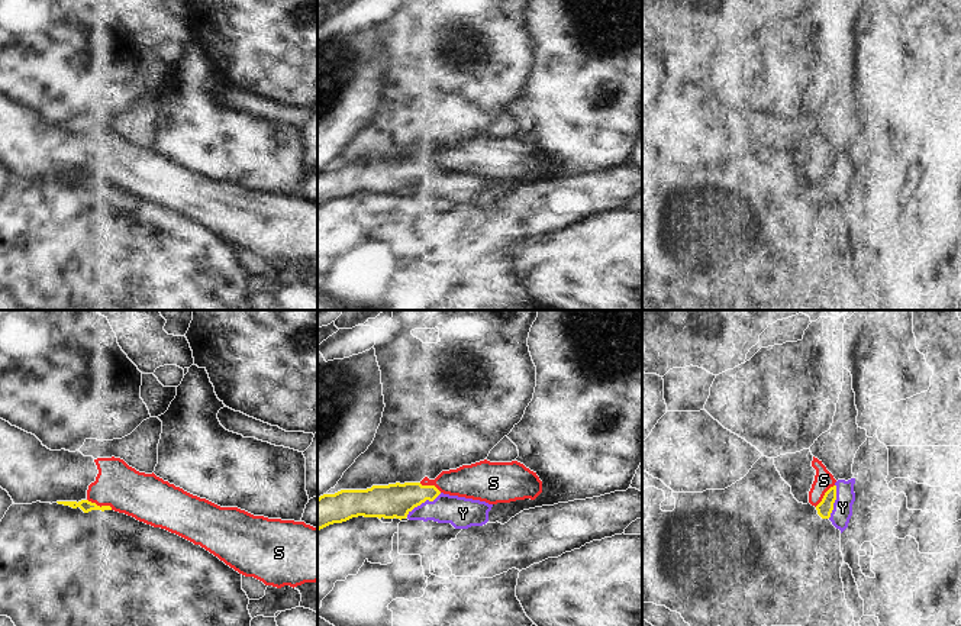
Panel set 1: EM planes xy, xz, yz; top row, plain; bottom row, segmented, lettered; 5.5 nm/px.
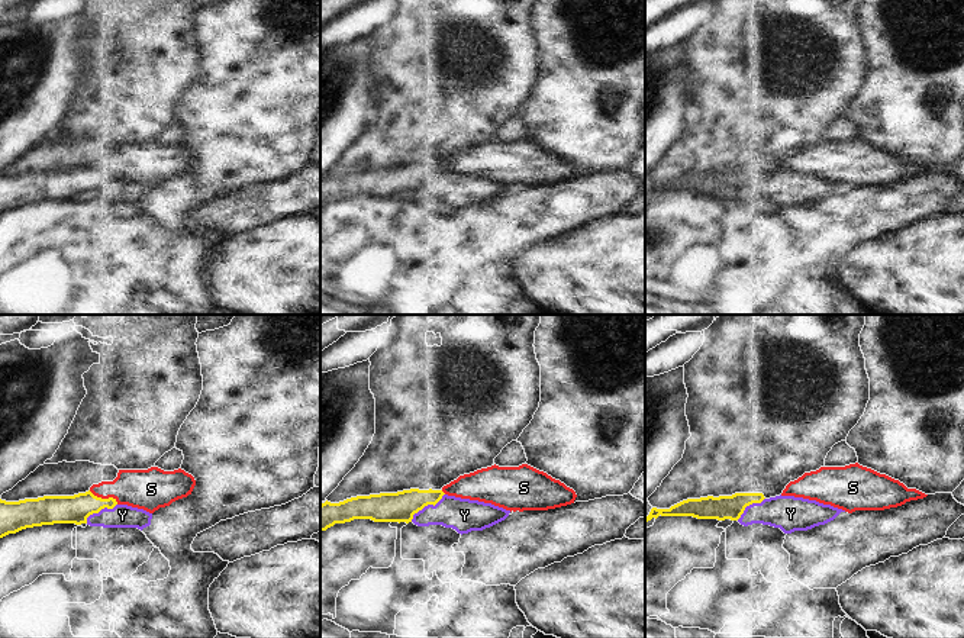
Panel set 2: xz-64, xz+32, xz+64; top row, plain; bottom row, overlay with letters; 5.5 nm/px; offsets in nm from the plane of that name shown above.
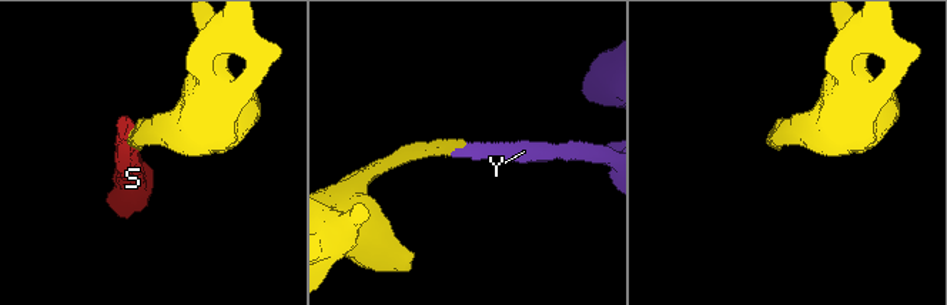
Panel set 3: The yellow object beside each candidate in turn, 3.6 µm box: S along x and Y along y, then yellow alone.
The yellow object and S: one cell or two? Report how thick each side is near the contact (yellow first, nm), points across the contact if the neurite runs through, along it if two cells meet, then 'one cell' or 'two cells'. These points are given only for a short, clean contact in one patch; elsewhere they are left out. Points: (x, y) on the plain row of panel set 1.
70 nm thick on the yellow side, 260 nm on the other; border along xy (87, 174), (112, 184); two cells

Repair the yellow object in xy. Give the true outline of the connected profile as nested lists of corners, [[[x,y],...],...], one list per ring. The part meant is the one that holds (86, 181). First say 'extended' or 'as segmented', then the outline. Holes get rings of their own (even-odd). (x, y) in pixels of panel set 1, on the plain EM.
as segmented | [[[81,175],[81,177],[57,177],[58,180],[64,180],[64,181],[70,181],[70,183],[72,183],[72,184],[77,184],[77,183],[80,183],[84,188],[88,188],[88,187],[91,187],[91,185],[101,185],[101,187],[104,187],[104,185],[112,185],[112,183],[110,181],[97,181],[96,178],[91,178],[91,177],[88,177],[88,175]]]

